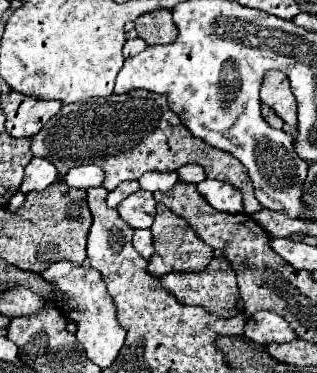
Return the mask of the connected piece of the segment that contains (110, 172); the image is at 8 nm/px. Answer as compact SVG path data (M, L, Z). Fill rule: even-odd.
M130 90L130 94L110 94L106 98L92 98L80 104L64 104L56 116L52 116L38 134L30 136L30 150L34 156L46 158L58 170L58 176L72 166L96 164L104 170L104 186L112 192L120 182L138 180L144 172L174 172L184 164L198 162L208 178L224 180L244 194L246 214L254 214L262 204L254 198L254 186L248 178L246 168L228 152L208 146L200 138L194 138L180 118L168 108L164 94L154 94L148 90ZM116 114L164 114L158 120L134 120L130 126L118 126ZM164 124L170 128L164 130Z

